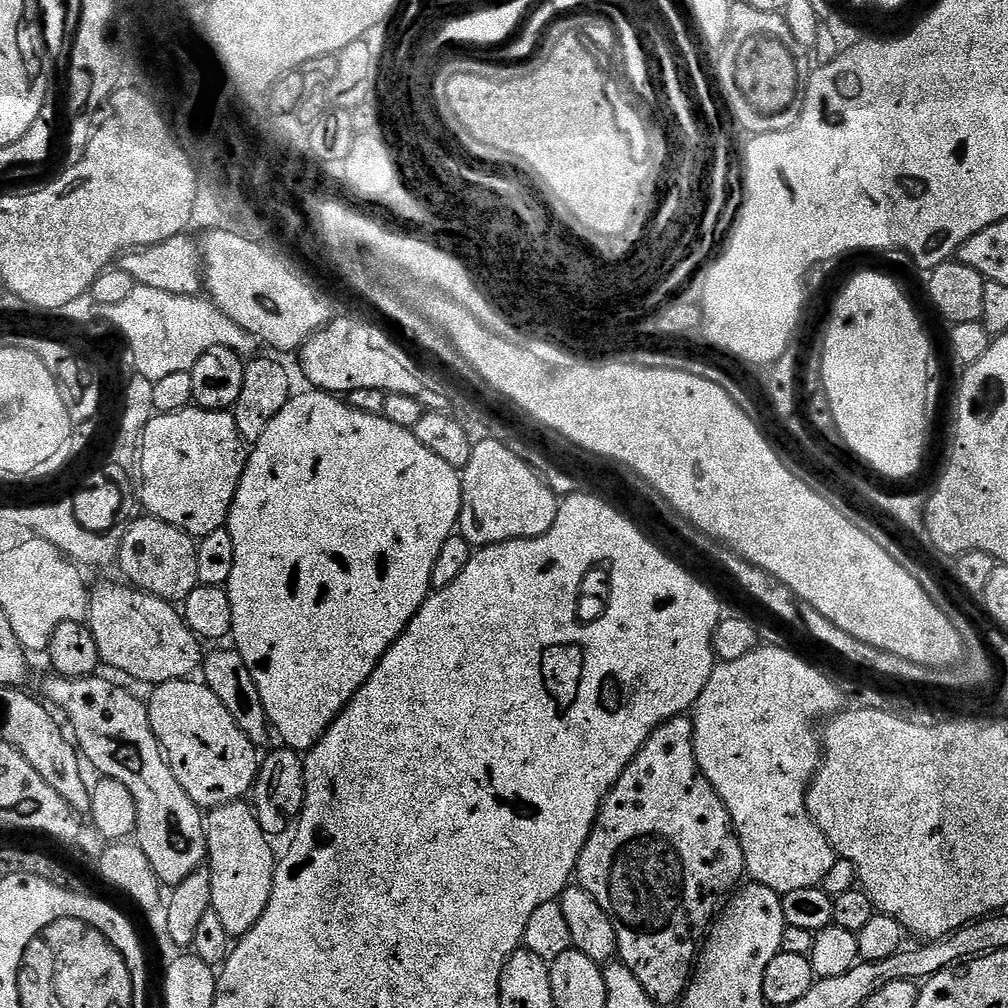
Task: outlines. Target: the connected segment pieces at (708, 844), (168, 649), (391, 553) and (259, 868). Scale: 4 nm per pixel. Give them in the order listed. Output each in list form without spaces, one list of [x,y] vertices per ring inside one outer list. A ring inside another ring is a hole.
[[[687,715],[675,716],[673,720],[668,720],[665,724],[659,724],[656,727],[654,734],[650,734],[650,738],[640,747],[636,757],[630,762],[630,766],[626,766],[626,770],[618,778],[618,782],[609,790],[608,797],[605,798],[604,803],[600,806],[600,812],[596,815],[596,824],[582,850],[580,861],[576,864],[575,879],[578,881],[579,887],[588,891],[594,898],[594,902],[598,902],[598,906],[602,906],[602,910],[606,910],[608,919],[612,921],[616,931],[616,951],[619,959],[632,971],[634,978],[638,978],[638,982],[642,982],[642,990],[646,990],[646,994],[650,994],[650,998],[657,1006],[672,1003],[675,1005],[687,992],[694,965],[698,959],[698,949],[701,947],[706,933],[711,929],[722,905],[729,899],[733,889],[741,883],[746,872],[740,838],[736,835],[735,828],[732,827],[732,819],[722,798],[718,798],[714,786],[710,786],[710,782],[704,777],[698,766],[692,745],[693,738],[692,721]]]
[[[127,583],[100,584],[93,587],[90,592],[88,616],[86,623],[92,630],[92,637],[98,646],[98,654],[105,665],[117,668],[136,680],[141,680],[147,686],[165,684],[171,680],[187,680],[193,675],[192,671],[199,669],[202,664],[202,641],[193,634],[190,626],[184,620],[181,609],[167,600],[151,596],[139,588],[129,586]]]
[[[307,391],[302,393],[301,396],[300,393],[293,395],[292,399],[286,402],[286,406],[282,406],[282,410],[278,410],[278,414],[274,414],[270,426],[266,426],[266,434],[262,434],[262,438],[258,438],[258,442],[251,445],[250,451],[246,456],[244,473],[240,479],[240,485],[236,491],[236,497],[232,503],[232,509],[228,515],[228,523],[226,525],[230,538],[234,538],[234,570],[230,570],[230,578],[226,585],[226,591],[230,598],[230,614],[232,615],[232,635],[230,640],[234,645],[234,650],[242,658],[242,662],[246,662],[246,670],[250,670],[251,676],[254,677],[254,686],[258,686],[258,694],[262,694],[262,706],[268,715],[269,725],[274,729],[275,735],[276,732],[280,735],[279,743],[283,747],[291,748],[292,751],[301,754],[308,753],[322,739],[328,727],[337,720],[342,714],[344,707],[354,698],[354,694],[358,694],[358,690],[362,690],[362,686],[368,681],[370,674],[374,674],[374,670],[378,666],[380,659],[386,654],[386,650],[390,650],[390,646],[403,634],[408,623],[414,618],[414,614],[418,614],[418,610],[424,605],[425,600],[428,599],[433,591],[432,575],[434,574],[434,562],[438,562],[438,554],[442,554],[442,546],[446,546],[446,538],[450,538],[457,531],[460,522],[460,507],[462,506],[461,473],[457,469],[452,468],[450,462],[442,462],[442,458],[438,458],[438,454],[434,454],[434,450],[426,450],[426,446],[422,446],[422,442],[418,442],[413,429],[394,426],[394,422],[390,422],[384,415],[366,413],[360,409],[352,408],[339,395],[331,392]]]
[[[232,800],[229,804],[223,804],[217,808],[211,809],[207,813],[204,822],[204,831],[208,833],[208,859],[206,861],[206,867],[210,874],[210,890],[212,891],[212,911],[218,914],[219,920],[226,926],[226,930],[233,938],[239,938],[245,936],[248,931],[255,926],[258,922],[258,918],[262,918],[262,914],[266,910],[266,906],[270,902],[270,894],[272,893],[272,879],[276,873],[276,865],[278,863],[277,853],[272,853],[273,841],[264,833],[262,826],[258,822],[256,817],[256,809],[251,803],[244,800]]]

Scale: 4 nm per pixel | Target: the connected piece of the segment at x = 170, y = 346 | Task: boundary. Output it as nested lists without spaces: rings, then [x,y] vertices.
[[[137,284],[118,305],[120,308],[112,308],[112,320],[128,332],[128,339],[132,340],[132,348],[135,349],[136,363],[151,381],[167,378],[169,374],[191,372],[194,362],[198,362],[206,350],[214,350],[214,346],[226,346],[245,358],[257,351],[256,337],[248,335],[242,326],[238,326],[238,322],[230,319],[211,299],[200,294],[166,294],[166,290],[154,290],[150,286]]]

